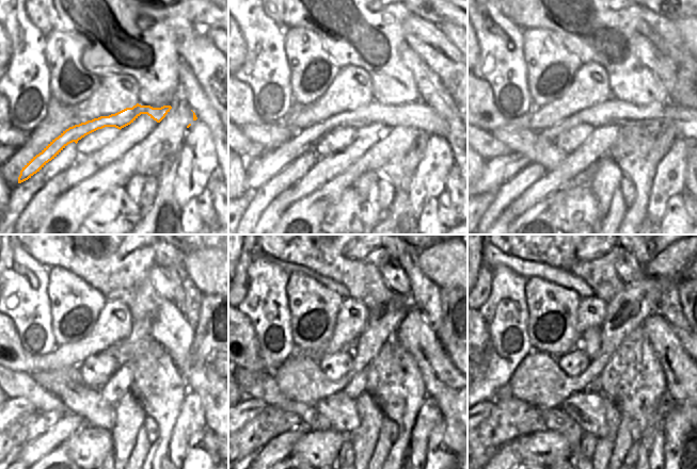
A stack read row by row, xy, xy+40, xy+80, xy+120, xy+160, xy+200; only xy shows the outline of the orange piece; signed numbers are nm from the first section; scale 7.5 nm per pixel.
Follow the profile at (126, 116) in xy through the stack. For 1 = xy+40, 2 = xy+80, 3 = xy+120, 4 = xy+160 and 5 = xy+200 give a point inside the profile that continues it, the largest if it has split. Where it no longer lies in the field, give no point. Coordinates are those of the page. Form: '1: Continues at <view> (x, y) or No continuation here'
1: Continues at xy+40 (418, 115)
2: Continues at xy+80 (684, 122)
3: Continues at xy+120 (13, 407)
4: Continues at xy+160 (250, 407)
5: Continues at xy+200 (489, 405).

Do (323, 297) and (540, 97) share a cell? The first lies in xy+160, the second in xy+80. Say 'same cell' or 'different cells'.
same cell

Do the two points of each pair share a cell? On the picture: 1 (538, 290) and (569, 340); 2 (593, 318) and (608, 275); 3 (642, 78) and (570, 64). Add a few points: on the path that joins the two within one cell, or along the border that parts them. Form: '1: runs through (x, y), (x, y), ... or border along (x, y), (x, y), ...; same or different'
1: runs through (554, 305), (567, 305), (570, 308), (569, 324); same
2: border along (593, 295), (606, 305); different
3: border along (565, 46), (582, 64); different

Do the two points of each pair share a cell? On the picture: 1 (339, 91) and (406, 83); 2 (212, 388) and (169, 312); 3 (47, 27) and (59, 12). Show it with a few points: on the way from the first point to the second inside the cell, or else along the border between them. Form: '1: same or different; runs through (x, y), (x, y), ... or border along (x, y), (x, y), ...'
1: different; border along (358, 66), (369, 77), (375, 100)
2: same; runs through (193, 371), (183, 358), (178, 340), (173, 332)
3: different; border along (47, 11), (53, 27)

